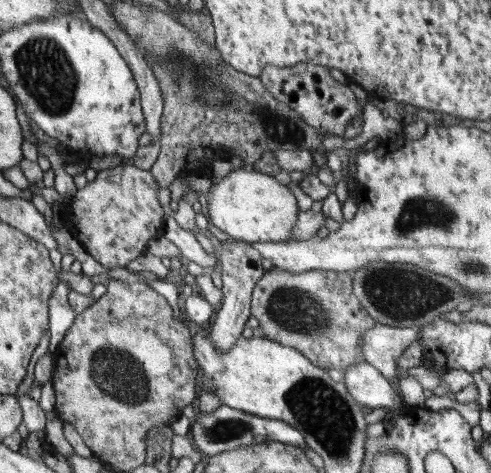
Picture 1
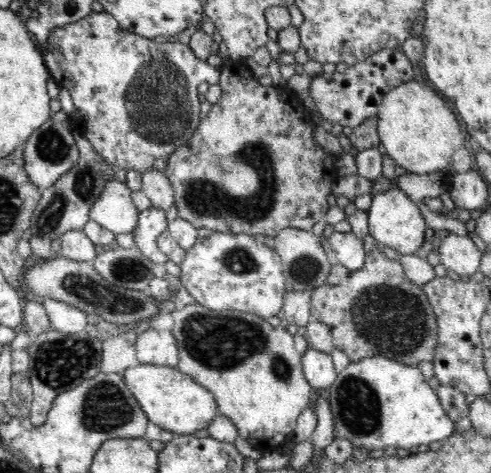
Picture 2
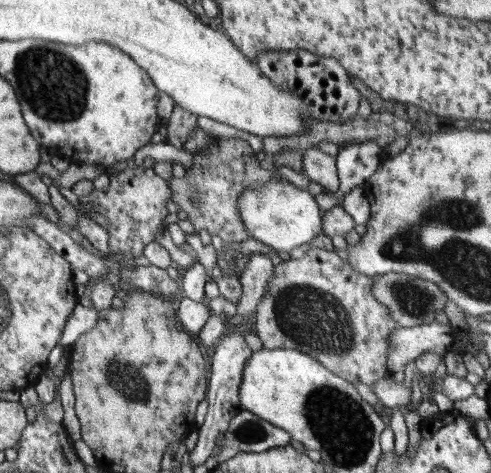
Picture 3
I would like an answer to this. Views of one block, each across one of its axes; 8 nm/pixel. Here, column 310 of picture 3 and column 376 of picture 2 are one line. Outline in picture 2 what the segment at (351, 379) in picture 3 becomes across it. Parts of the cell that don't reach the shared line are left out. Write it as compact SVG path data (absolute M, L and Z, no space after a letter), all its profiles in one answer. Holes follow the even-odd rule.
M374 248L366 254L366 266L358 272L350 272L342 264L334 262L330 268L330 274L326 282L312 290L310 296L310 314L316 322L322 322L330 328L330 334L334 338L336 350L342 350L352 364L372 358L372 356L386 356L388 360L394 360L398 364L406 366L418 366L420 362L432 362L436 358L438 348L438 322L436 314L432 312L432 306L422 290L422 286L414 284L400 266L400 260L388 260L382 252L382 248Z

